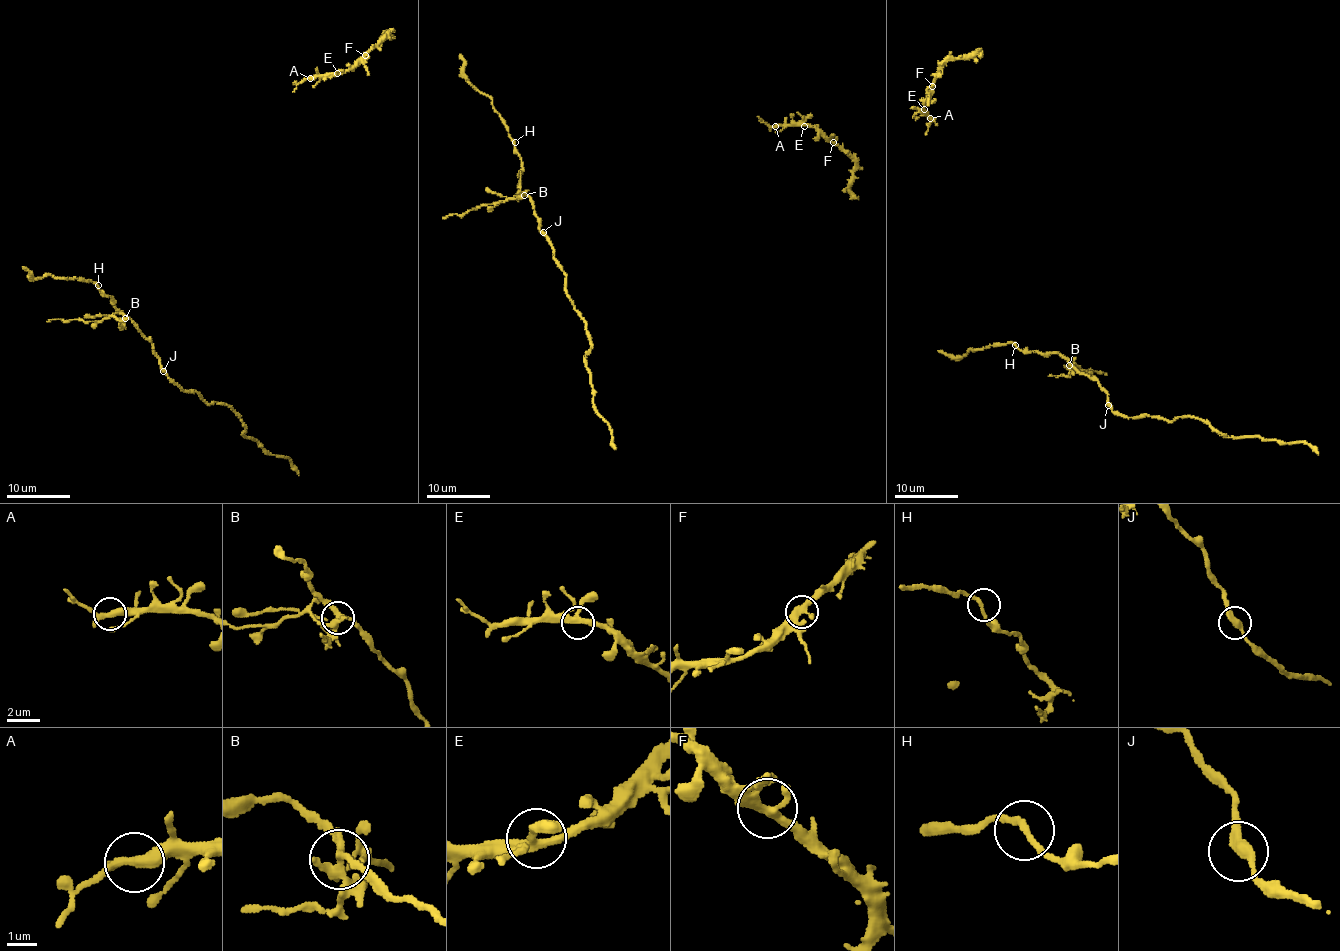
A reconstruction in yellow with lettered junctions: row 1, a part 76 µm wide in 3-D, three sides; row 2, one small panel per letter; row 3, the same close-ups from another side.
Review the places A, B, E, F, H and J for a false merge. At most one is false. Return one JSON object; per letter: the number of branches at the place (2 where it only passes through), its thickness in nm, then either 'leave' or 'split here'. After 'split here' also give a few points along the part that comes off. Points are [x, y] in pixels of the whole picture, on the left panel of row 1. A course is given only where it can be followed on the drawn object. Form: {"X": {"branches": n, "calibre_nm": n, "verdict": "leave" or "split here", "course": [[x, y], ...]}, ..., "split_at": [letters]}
{"A": {"branches": 3, "calibre_nm": 280, "verdict": "leave"}, "B": {"branches": 4, "calibre_nm": 280, "verdict": "split here", "course": [[125, 319], [117, 320], [113, 316], [101, 321], [47, 322]]}, "E": {"branches": 4, "calibre_nm": 320, "verdict": "leave"}, "F": {"branches": 3, "calibre_nm": 300, "verdict": "leave"}, "H": {"branches": 2, "calibre_nm": 200, "verdict": "leave"}, "J": {"branches": 2, "calibre_nm": 320, "verdict": "leave"}, "split_at": ["B"]}

